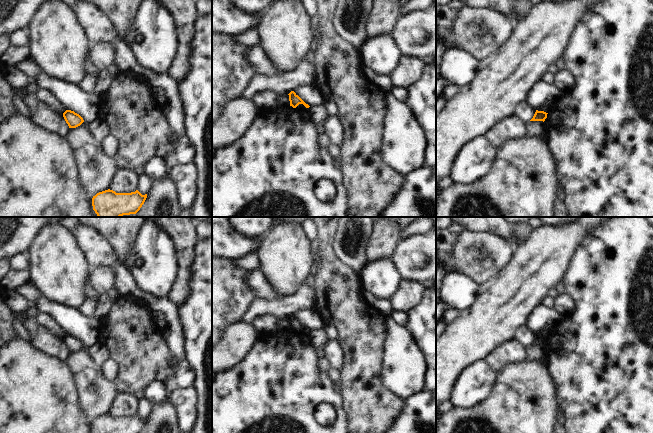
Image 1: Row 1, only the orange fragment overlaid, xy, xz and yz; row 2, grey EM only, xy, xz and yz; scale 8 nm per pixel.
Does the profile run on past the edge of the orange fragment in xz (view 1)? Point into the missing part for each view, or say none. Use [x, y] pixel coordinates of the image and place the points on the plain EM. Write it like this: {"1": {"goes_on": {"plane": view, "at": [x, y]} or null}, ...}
{"1": {"goes_on": null}}

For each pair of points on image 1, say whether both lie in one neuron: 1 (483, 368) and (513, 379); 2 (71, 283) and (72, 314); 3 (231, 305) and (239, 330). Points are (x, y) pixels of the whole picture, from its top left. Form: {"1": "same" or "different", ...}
{"1": "different", "2": "different", "3": "different"}

